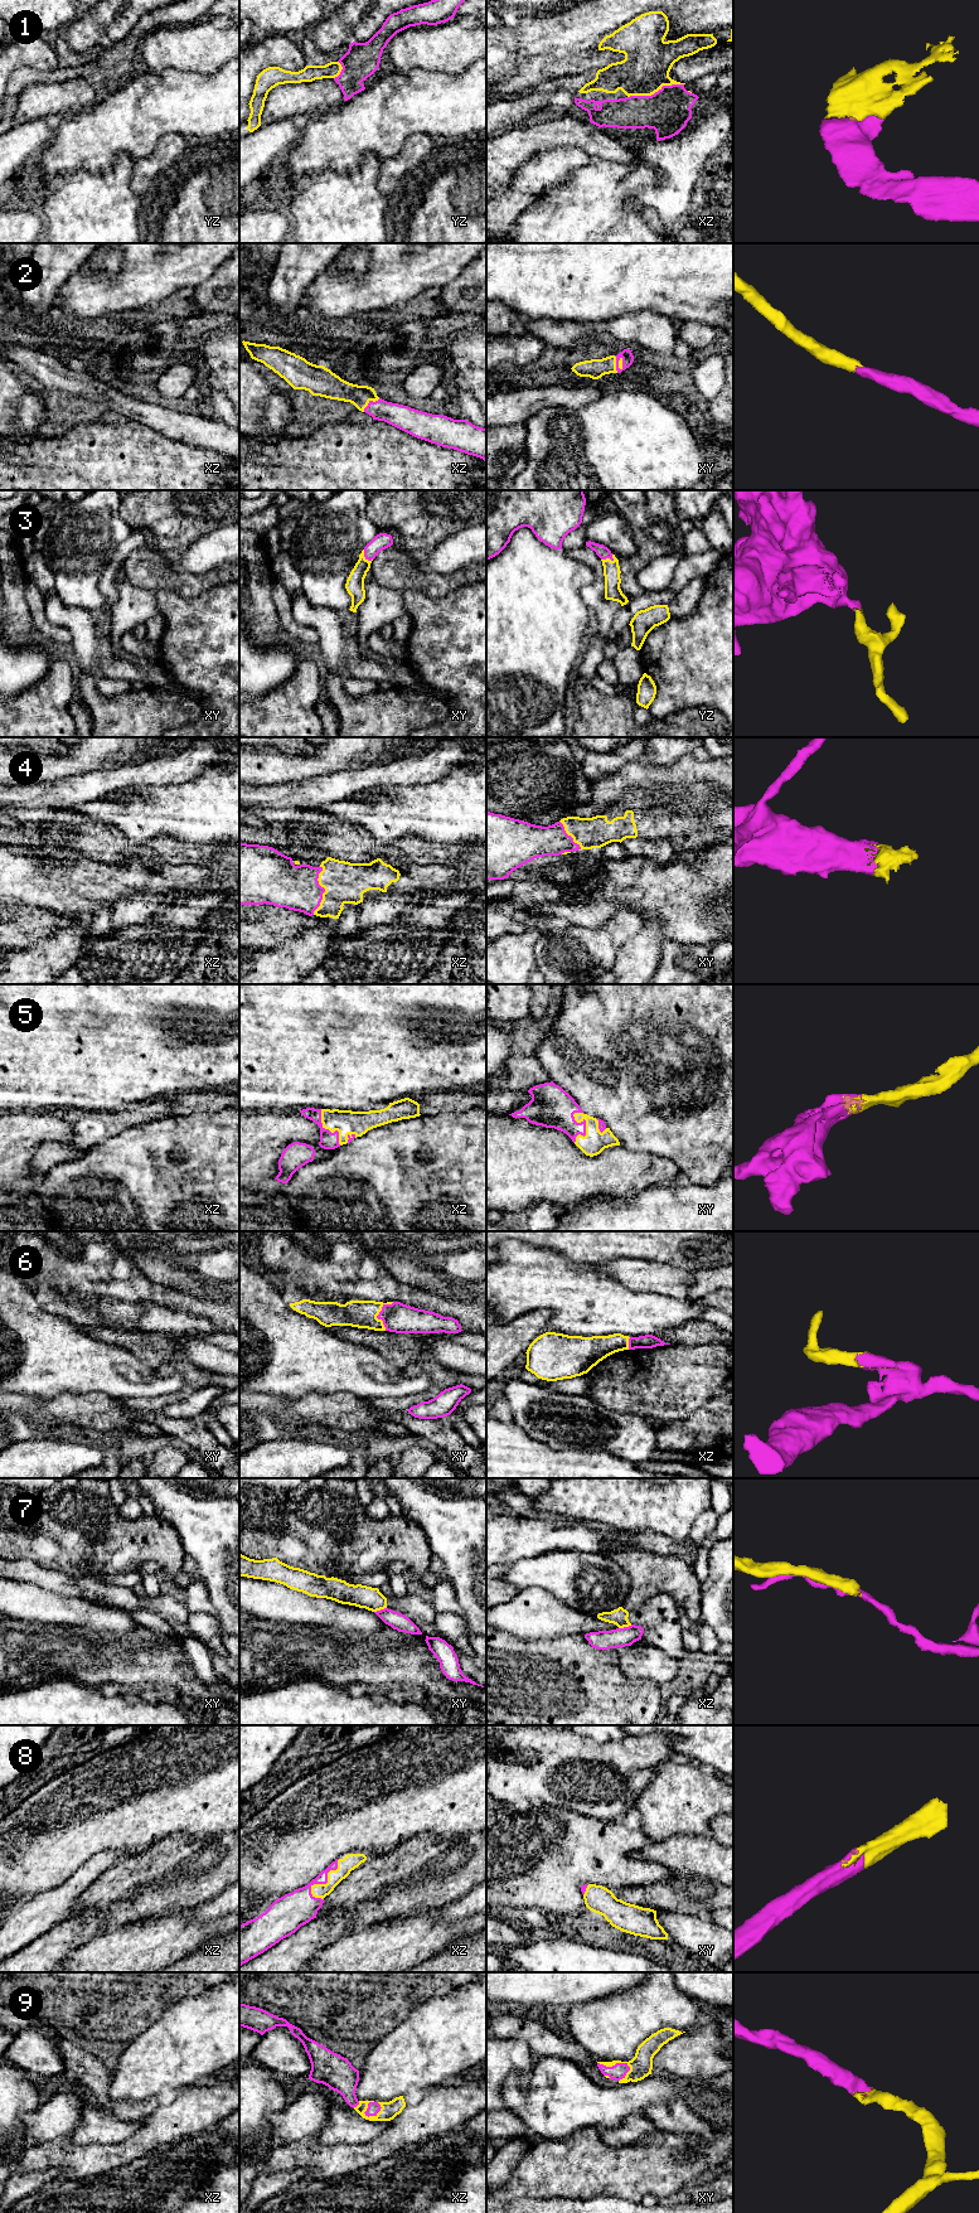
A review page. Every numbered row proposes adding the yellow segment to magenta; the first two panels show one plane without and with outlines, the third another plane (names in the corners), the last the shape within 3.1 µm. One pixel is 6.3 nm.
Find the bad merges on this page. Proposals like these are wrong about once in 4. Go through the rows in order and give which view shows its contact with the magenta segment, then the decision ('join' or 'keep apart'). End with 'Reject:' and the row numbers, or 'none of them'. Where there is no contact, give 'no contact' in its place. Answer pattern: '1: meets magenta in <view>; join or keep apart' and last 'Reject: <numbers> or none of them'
1: meets magenta in xz; join
2: meets magenta in xz; join
3: meets magenta in yz; join
4: meets magenta in xz; join
5: meets magenta in xy; join
6: meets magenta in xy; join
7: meets magenta in xz; keep apart
8: meets magenta in xz; join
9: meets magenta in xy; join
Reject: 7

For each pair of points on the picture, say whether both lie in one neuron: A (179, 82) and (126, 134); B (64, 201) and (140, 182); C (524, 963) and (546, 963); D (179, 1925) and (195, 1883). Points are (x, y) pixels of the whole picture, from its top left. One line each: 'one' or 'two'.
A: one
B: two
C: two
D: two

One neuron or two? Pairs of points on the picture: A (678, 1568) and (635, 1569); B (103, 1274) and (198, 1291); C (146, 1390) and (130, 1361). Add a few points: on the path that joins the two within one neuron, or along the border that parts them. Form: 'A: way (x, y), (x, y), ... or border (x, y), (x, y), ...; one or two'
A: way (668, 1568), (645, 1569); one
B: border (136, 1264), (151, 1281), (184, 1293); two
C: way (150, 1383), (150, 1378), (137, 1365); one

